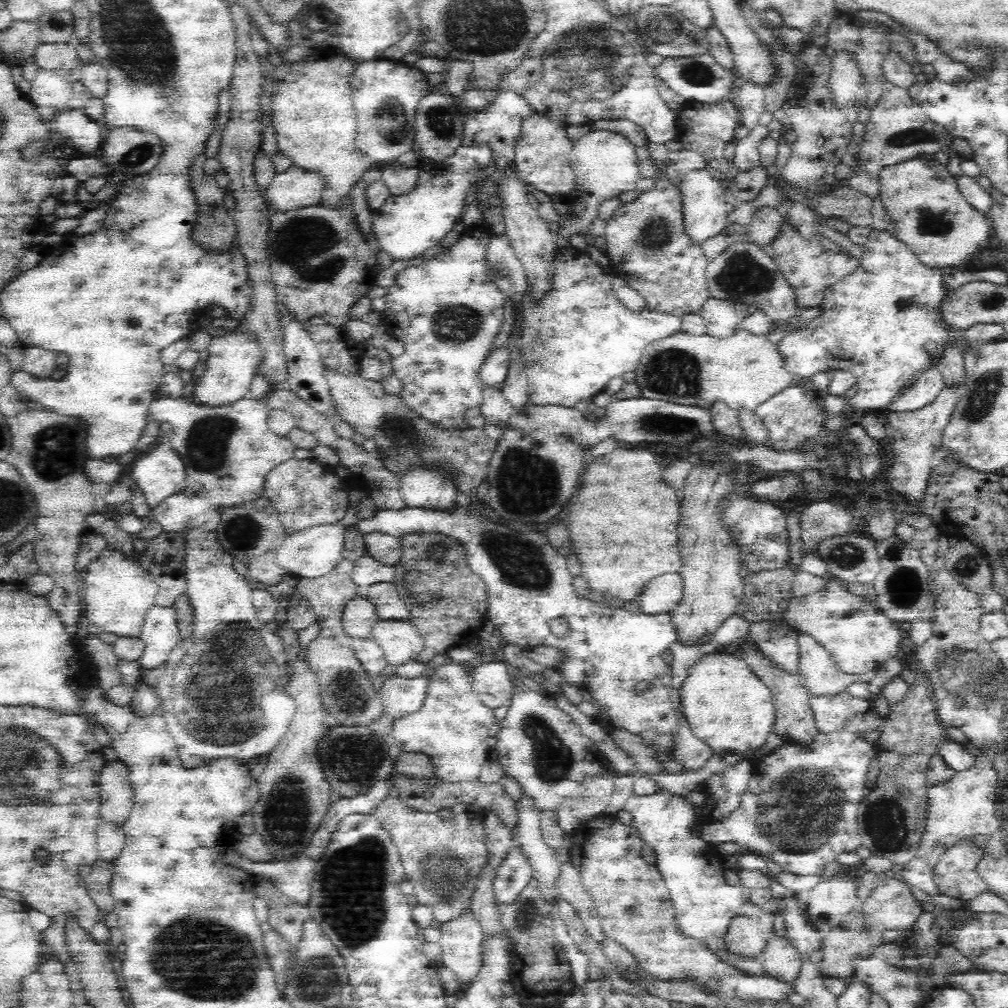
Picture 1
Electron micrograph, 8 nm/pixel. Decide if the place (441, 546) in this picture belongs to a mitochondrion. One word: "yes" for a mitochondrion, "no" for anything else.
no

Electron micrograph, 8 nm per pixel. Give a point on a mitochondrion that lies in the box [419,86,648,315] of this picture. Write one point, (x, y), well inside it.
(441, 120)

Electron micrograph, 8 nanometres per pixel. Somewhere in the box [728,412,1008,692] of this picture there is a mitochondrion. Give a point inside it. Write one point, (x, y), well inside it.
(904, 586)

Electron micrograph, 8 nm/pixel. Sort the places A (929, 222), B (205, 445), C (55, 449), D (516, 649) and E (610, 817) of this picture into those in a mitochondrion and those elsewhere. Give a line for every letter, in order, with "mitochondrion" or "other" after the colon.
A: mitochondrion
B: mitochondrion
C: mitochondrion
D: other
E: other

